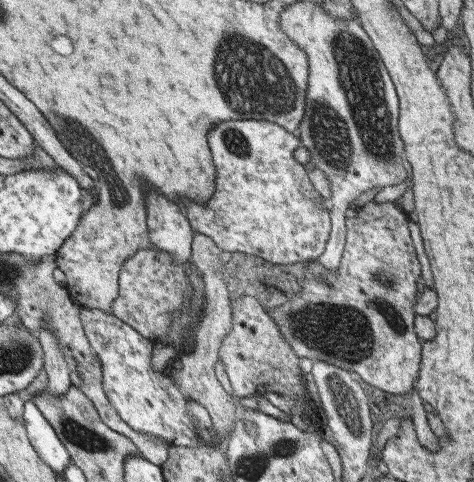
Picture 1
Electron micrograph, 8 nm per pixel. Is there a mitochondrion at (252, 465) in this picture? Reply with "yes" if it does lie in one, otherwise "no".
yes

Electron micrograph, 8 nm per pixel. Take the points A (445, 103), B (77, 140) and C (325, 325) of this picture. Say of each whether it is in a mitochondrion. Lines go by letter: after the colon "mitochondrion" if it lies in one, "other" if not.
A: other
B: mitochondrion
C: mitochondrion

